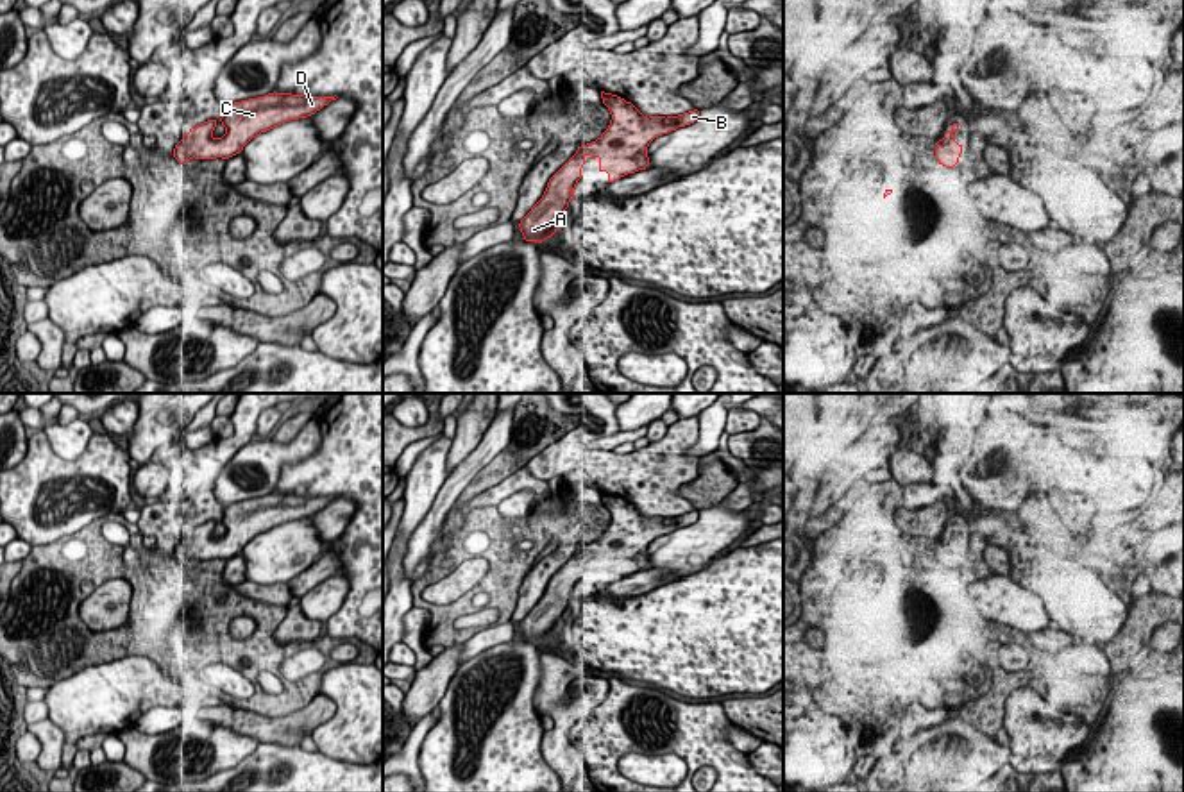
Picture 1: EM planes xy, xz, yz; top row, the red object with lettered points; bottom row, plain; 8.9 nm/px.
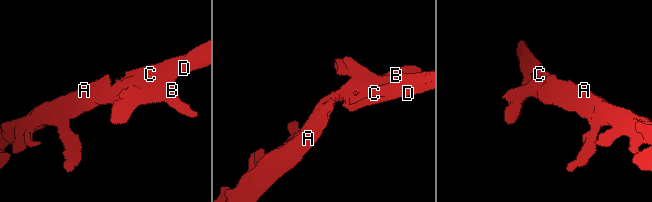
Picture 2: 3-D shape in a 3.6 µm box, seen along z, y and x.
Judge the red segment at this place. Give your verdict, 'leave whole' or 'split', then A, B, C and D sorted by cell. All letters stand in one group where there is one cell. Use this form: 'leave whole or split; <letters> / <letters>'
leave whole; A B C D

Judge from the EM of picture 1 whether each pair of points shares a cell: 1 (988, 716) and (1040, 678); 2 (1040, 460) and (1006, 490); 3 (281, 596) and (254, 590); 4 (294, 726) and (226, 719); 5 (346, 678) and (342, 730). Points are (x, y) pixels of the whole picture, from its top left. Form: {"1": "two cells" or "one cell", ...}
{"1": "one cell", "2": "one cell", "3": "one cell", "4": "one cell", "5": "one cell"}

